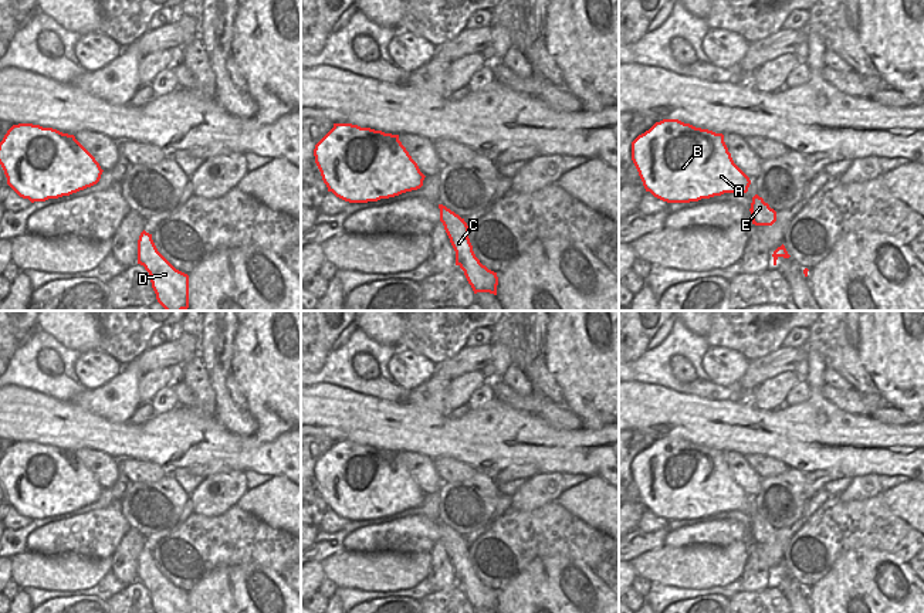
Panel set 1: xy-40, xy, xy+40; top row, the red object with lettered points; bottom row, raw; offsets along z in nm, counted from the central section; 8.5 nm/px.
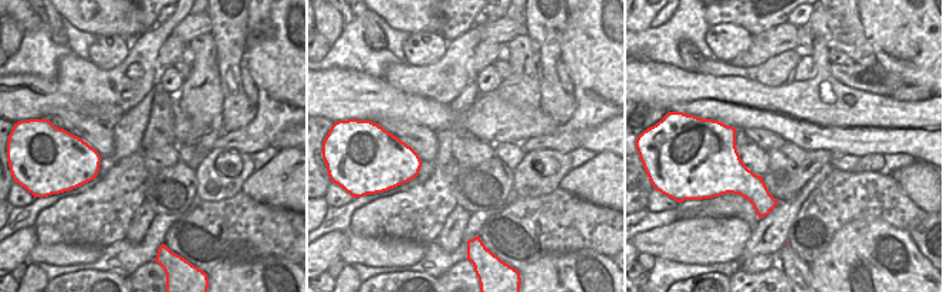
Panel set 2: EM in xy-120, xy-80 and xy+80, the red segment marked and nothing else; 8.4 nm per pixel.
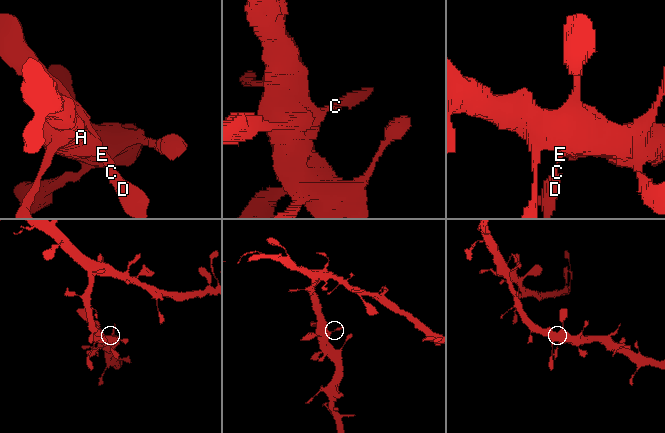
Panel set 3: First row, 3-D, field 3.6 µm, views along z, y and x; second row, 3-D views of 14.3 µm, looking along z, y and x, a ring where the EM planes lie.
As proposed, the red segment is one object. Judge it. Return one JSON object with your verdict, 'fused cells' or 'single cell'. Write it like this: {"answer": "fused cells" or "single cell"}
{"answer": "single cell"}

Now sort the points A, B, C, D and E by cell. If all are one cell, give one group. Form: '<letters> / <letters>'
A B C D E

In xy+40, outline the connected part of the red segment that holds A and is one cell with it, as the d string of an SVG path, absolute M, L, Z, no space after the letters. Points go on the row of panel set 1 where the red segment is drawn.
M663 119L632 142L632 160L646 192L667 203L690 203L724 193L747 193L749 177L734 163L722 133Z

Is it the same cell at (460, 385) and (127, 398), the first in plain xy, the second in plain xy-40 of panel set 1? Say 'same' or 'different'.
different

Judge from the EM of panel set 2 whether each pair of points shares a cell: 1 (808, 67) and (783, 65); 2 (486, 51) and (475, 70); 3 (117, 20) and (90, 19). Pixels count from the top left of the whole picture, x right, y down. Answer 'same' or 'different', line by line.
1: different
2: same
3: same

